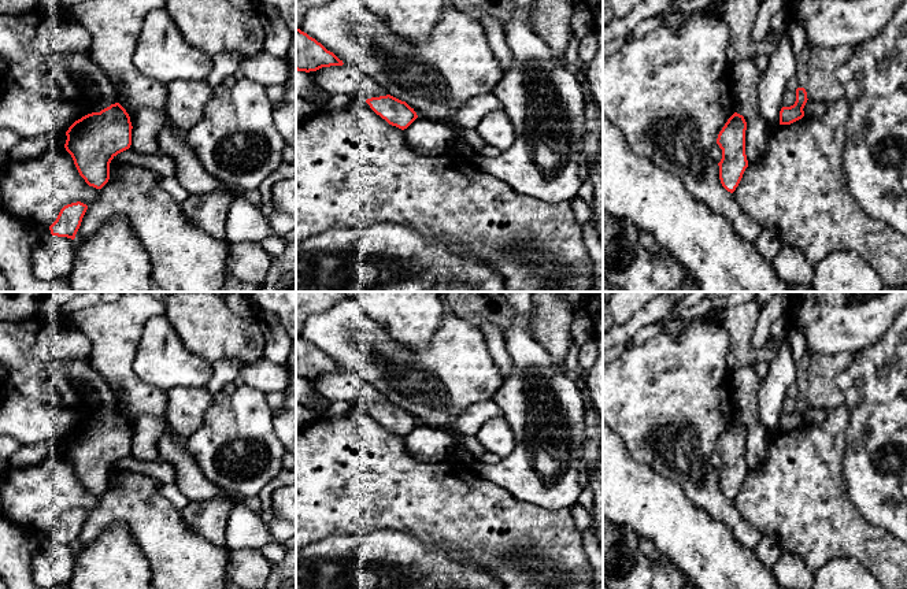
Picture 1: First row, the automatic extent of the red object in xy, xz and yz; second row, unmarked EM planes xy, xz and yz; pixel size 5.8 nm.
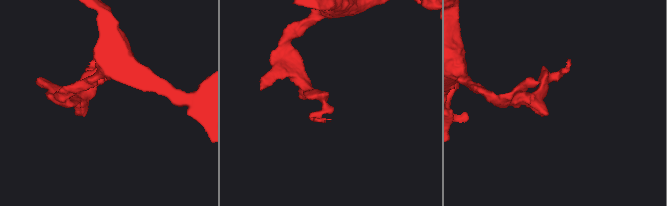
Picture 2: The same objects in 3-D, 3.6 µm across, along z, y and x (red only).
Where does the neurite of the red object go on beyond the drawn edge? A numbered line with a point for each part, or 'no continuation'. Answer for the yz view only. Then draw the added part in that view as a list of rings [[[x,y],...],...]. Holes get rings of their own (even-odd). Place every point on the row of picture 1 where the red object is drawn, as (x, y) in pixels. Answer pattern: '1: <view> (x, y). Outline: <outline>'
no continuation

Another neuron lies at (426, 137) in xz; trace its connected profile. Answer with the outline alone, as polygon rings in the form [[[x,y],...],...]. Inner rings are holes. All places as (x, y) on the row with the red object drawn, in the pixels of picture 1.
[[[418,116],[404,129],[404,137],[408,147],[421,155],[447,155],[455,148],[452,126],[438,121]]]

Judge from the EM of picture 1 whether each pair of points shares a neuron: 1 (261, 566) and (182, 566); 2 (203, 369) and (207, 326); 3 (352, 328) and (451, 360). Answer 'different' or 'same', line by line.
1: different
2: different
3: same

